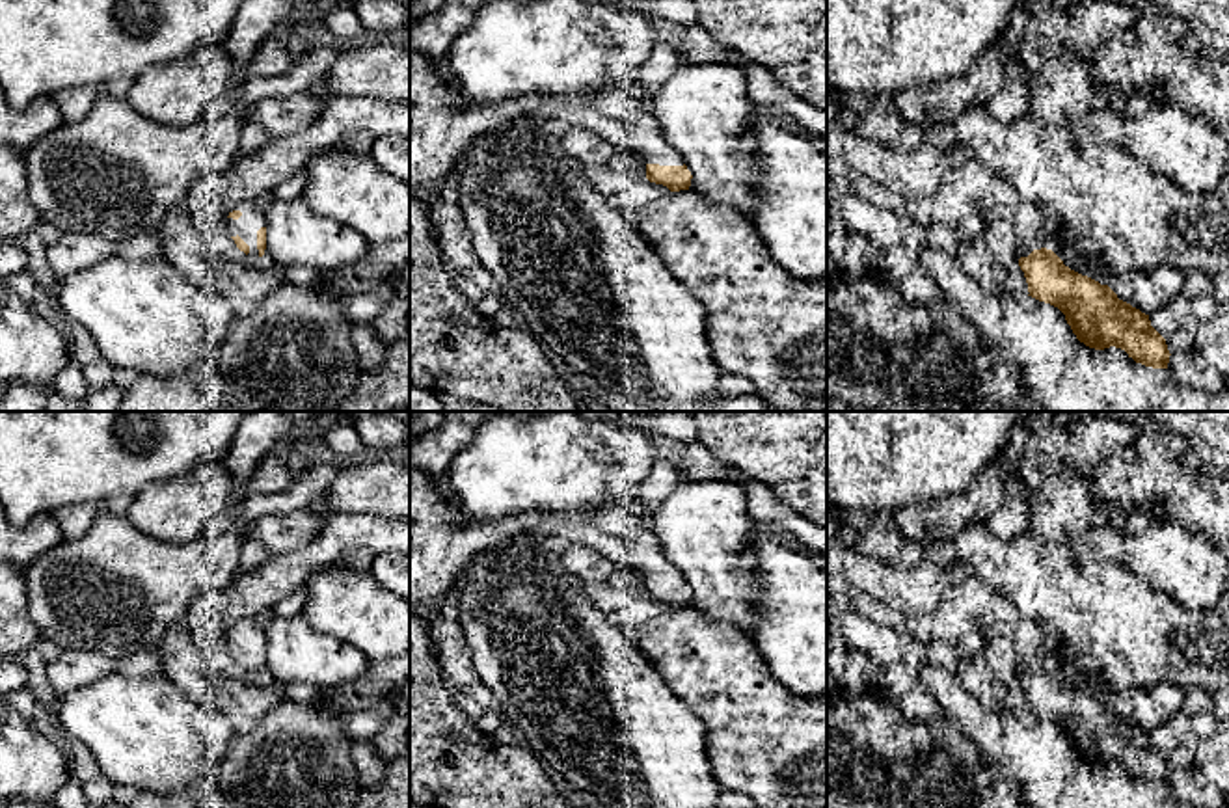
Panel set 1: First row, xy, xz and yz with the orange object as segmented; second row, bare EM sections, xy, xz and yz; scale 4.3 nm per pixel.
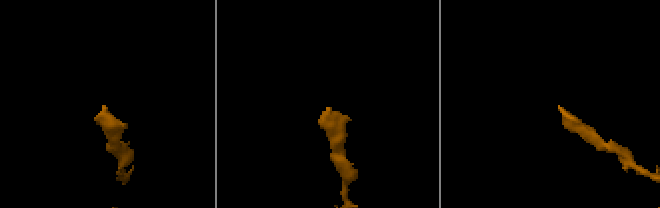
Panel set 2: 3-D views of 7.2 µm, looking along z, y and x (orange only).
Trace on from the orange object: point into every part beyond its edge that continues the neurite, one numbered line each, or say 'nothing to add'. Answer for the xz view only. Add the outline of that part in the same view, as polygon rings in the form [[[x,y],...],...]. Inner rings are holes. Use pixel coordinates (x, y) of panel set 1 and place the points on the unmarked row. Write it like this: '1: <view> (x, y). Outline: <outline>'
1: xz (440, 546). Outline: [[[410,465],[410,599],[443,611],[456,573],[477,553],[523,532],[538,532],[559,545],[587,545],[622,566],[637,570],[644,581],[683,583],[682,572],[665,557],[652,532],[642,525],[642,508],[637,497],[607,503],[590,512],[523,512],[495,521],[454,518],[447,505],[447,492],[434,484],[423,471]]]

